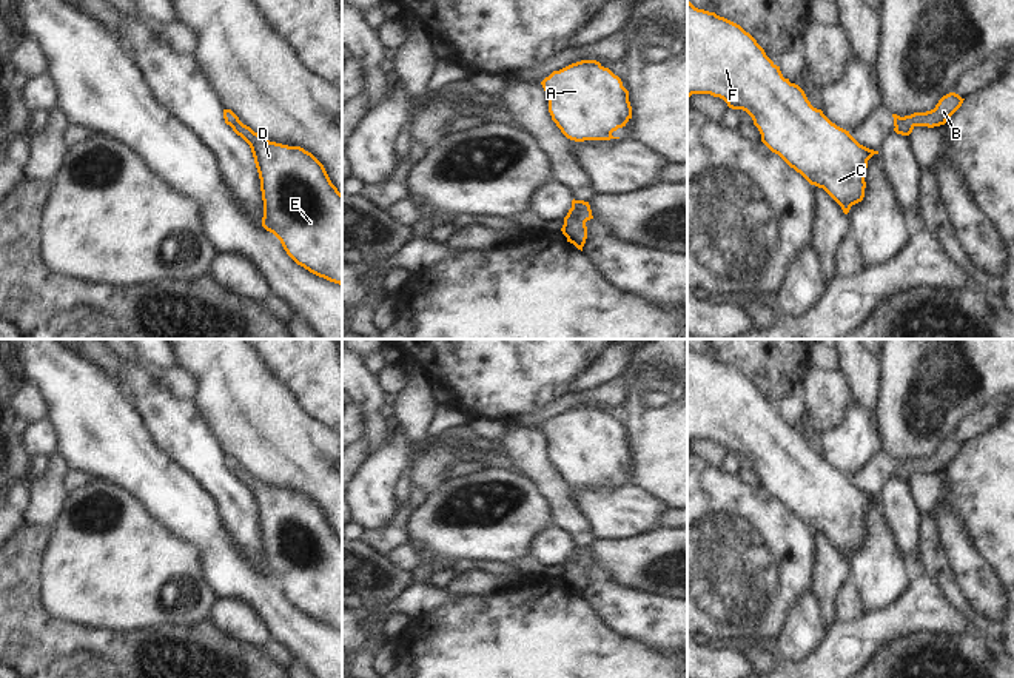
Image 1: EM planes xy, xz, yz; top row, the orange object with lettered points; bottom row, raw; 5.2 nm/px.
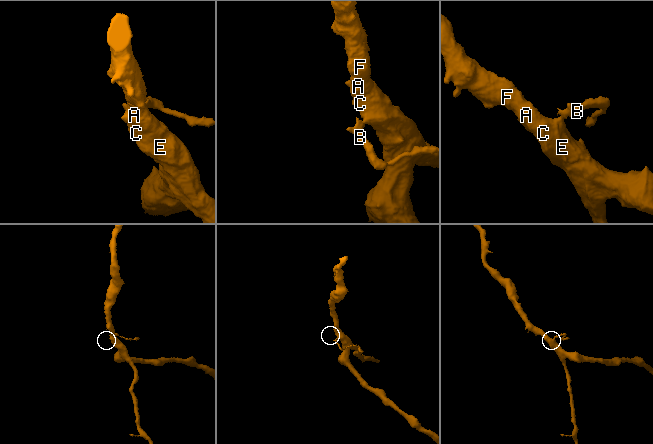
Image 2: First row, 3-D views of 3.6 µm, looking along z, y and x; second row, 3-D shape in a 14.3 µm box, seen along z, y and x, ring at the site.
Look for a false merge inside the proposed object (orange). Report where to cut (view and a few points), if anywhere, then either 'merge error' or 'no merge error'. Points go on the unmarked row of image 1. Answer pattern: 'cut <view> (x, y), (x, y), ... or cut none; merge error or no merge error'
cut xz (584, 547), (578, 552), (578, 563), (583, 567); merge error

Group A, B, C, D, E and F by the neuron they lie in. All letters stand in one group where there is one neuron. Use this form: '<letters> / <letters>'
A C D E F / B

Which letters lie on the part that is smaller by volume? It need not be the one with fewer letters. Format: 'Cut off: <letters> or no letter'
Cut off: B

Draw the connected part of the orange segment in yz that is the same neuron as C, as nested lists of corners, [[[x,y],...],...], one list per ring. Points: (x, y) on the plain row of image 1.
[[[687,347],[687,442],[692,439],[710,439],[732,455],[746,456],[761,487],[811,530],[823,533],[844,559],[863,545],[868,505],[878,496],[860,490],[849,476],[814,453],[804,436],[783,422],[780,411],[740,370]]]

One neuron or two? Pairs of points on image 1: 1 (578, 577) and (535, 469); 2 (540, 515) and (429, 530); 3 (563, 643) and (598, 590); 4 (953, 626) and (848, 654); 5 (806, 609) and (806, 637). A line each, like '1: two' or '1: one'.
1: one
2: one
3: two
4: one
5: one

